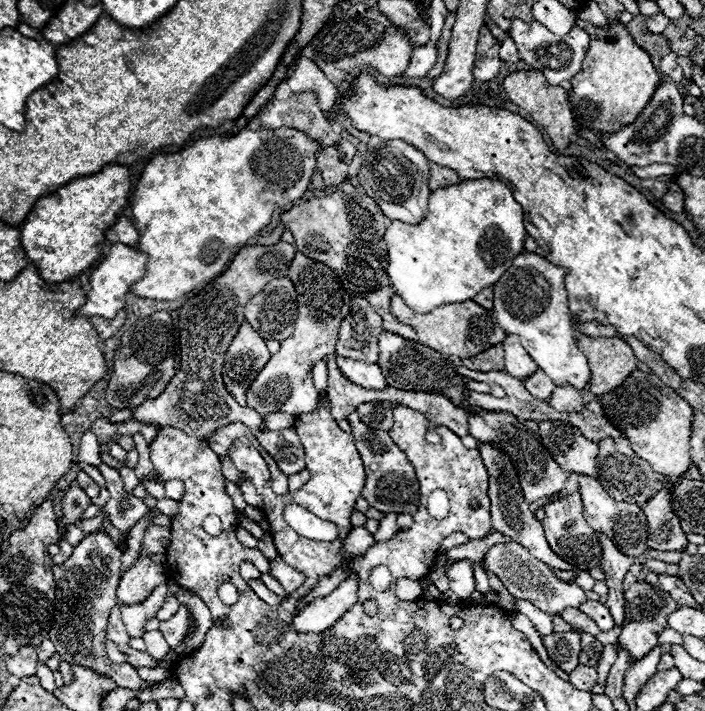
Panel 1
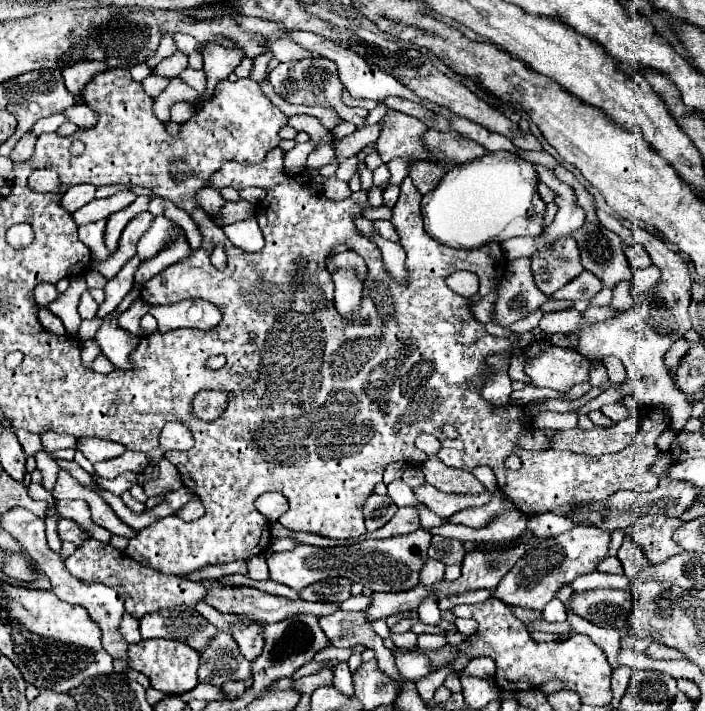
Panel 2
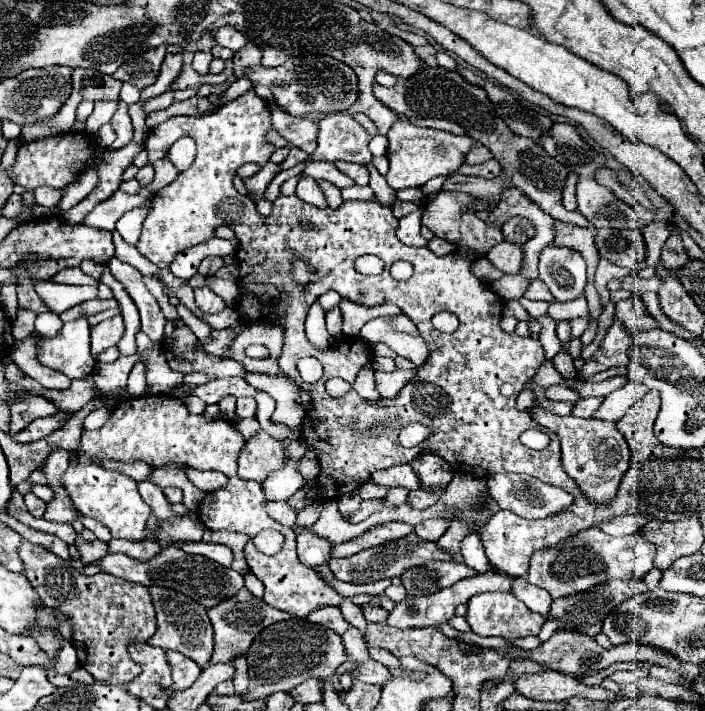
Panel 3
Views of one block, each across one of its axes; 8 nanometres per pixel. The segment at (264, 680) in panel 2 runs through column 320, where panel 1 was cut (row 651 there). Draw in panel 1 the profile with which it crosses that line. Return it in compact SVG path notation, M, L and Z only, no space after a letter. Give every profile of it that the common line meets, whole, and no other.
M636 582L630 586L630 590L624 592L626 598L626 618L622 626L622 634L618 638L618 644L626 646L634 660L646 656L654 646L658 646L658 634L666 628L666 618L674 610L680 608L678 602L674 602L666 592L662 592L658 586L650 586L646 582Z

